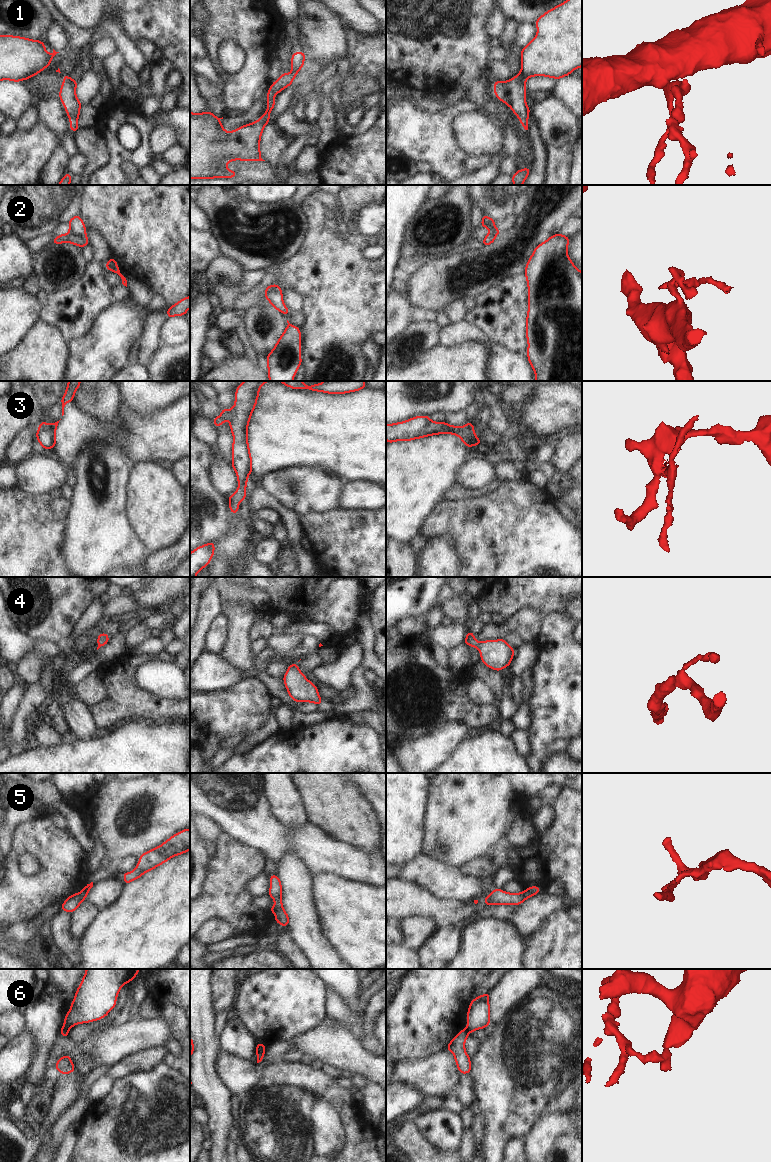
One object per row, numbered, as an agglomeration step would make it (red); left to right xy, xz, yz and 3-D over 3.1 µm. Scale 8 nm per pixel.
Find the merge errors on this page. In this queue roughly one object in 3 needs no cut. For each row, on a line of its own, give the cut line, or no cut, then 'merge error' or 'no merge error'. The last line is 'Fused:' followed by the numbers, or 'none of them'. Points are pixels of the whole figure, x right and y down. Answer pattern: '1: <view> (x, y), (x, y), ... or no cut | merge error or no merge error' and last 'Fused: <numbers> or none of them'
1: no cut | no merge error
2: xy (69, 232), (78, 236), (86, 236) | merge error
3: yz (459, 426), (457, 434), (465, 443), (473, 445) | merge error
4: no cut | no merge error
5: xz (281, 907), (275, 911) | merge error
6: xz (263, 1050), (257, 1052) | merge error
Fused: 2, 3, 5, 6

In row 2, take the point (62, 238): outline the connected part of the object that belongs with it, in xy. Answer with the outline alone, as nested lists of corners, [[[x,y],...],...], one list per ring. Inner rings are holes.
[[[71,233],[69,234],[60,234],[58,237],[54,238],[51,243],[52,244],[61,244],[61,243],[71,243],[83,248],[85,245],[89,245],[88,237],[78,237]]]

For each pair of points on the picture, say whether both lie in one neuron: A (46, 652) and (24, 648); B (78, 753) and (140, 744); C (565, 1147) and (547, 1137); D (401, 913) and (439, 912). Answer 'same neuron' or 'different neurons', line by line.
A: different neurons
B: same neuron
C: different neurons
D: same neuron

